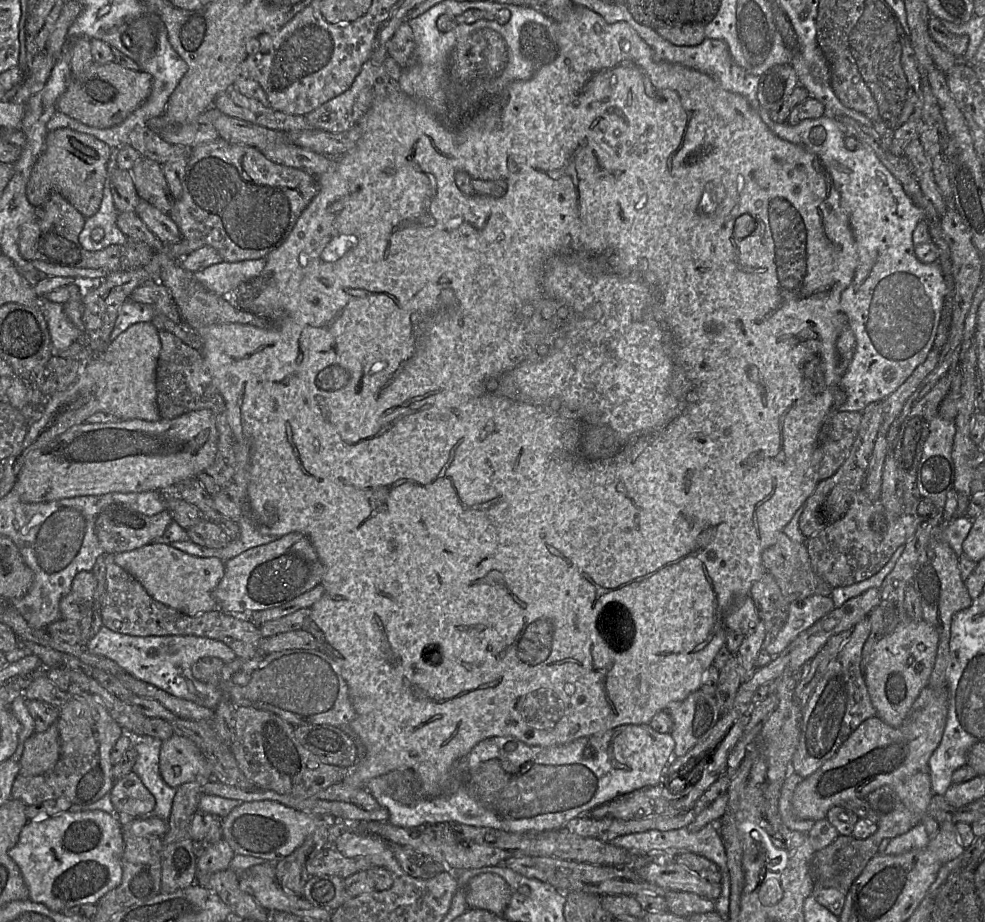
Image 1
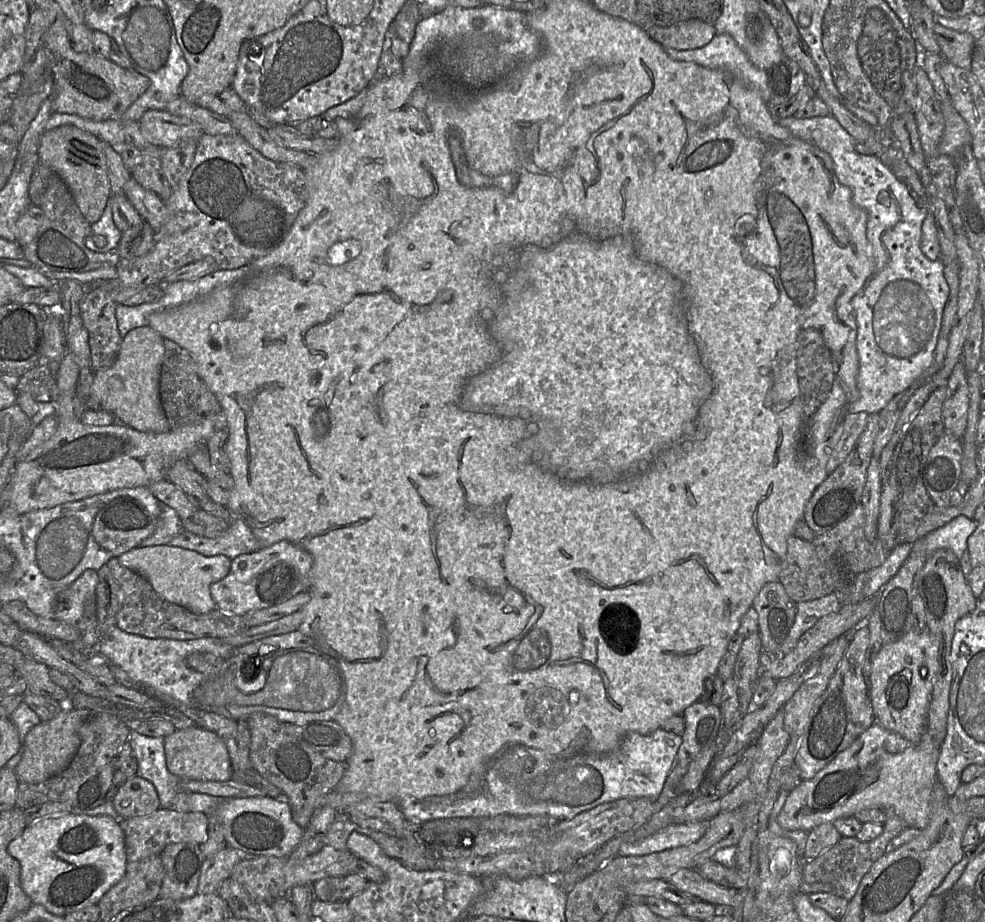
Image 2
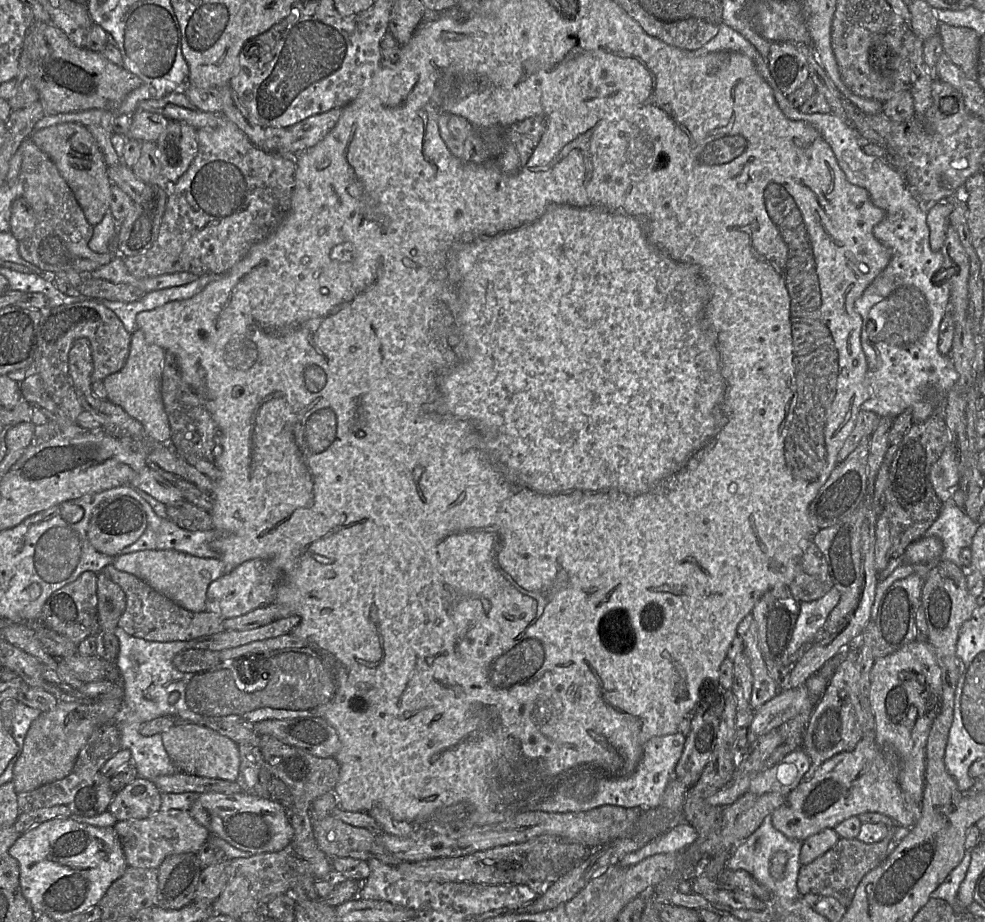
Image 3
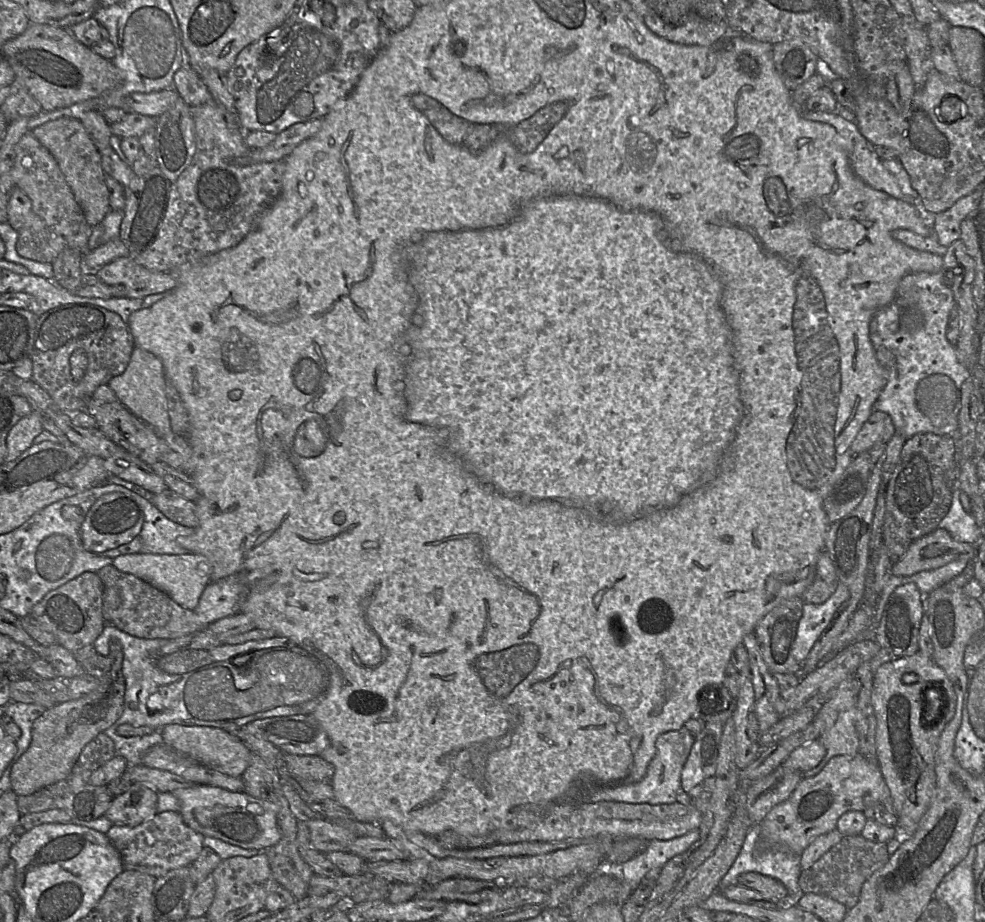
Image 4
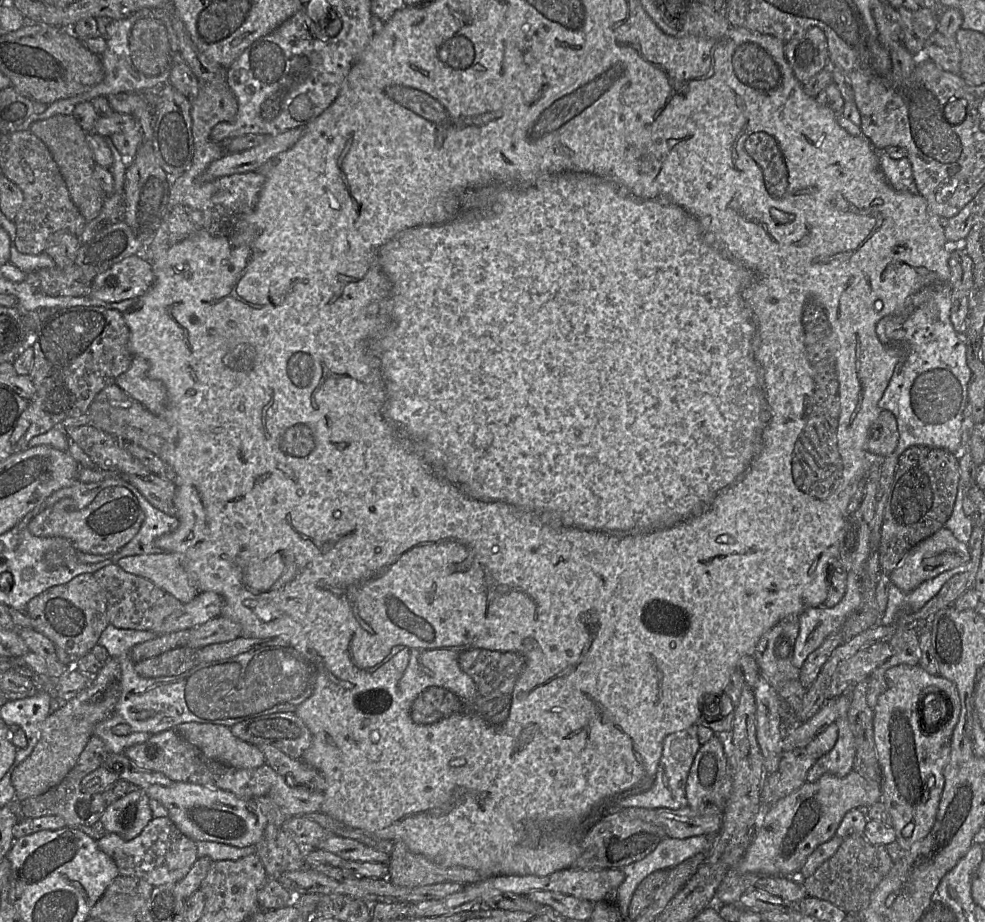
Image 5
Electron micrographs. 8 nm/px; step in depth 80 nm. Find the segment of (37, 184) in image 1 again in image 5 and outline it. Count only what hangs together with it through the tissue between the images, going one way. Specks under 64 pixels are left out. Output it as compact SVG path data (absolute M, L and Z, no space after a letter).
M55 115L32 123L29 131L48 148L65 181L70 198L86 222L95 219L101 212L105 194L94 177L96 165L86 133L72 115Z

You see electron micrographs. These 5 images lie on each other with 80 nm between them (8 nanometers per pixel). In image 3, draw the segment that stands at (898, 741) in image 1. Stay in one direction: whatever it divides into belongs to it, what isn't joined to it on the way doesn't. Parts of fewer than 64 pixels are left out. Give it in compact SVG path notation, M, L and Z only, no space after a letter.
M875 733L866 734L854 750L833 756L811 779L801 781L789 792L784 803L772 812L772 825L788 838L801 842L865 812L882 813L899 826L912 828L919 818L920 805L909 803L906 799L898 783L899 769L897 754L890 748L879 746Z

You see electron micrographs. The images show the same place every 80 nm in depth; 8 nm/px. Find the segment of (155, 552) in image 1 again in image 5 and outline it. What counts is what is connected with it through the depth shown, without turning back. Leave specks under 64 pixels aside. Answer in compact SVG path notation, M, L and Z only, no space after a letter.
M177 553L127 556L117 561L128 573L144 577L185 604L198 594Z

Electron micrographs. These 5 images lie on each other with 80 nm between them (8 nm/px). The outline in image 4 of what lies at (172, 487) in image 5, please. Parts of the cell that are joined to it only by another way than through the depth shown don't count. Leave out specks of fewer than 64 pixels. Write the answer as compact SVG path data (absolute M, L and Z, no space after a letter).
M167 488L162 493L153 494L150 501L169 519L187 527L196 527L196 502Z

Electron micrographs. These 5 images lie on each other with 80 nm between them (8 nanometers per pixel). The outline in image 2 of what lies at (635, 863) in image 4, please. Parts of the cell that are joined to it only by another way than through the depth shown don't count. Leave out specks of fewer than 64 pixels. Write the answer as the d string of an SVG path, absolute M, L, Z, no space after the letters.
M708 820L693 823L674 823L636 843L620 847L619 856L645 856L664 850L688 846L698 841L708 828Z

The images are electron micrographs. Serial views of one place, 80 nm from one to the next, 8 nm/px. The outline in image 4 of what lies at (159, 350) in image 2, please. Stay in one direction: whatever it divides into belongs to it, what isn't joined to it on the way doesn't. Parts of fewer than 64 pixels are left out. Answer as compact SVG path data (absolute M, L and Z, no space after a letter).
M135 346L125 371L118 376L113 377L107 385L114 391L120 403L139 419L151 426L159 435L167 434L172 431L166 397L166 377L164 368L161 360L154 354Z

